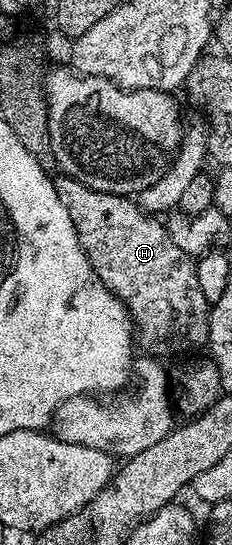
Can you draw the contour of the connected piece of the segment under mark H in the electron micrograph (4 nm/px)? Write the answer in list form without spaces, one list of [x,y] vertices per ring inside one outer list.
[[[62,174],[60,178],[61,180],[58,178],[55,183],[59,201],[63,201],[63,209],[67,209],[67,213],[71,213],[71,221],[75,225],[75,233],[79,237],[79,245],[84,249],[85,255],[89,258],[89,263],[99,277],[99,281],[103,281],[105,288],[127,309],[129,320],[133,322],[136,346],[140,348],[140,350],[142,347],[142,349],[145,350],[142,352],[148,353],[153,357],[162,357],[161,355],[181,355],[184,351],[195,350],[196,347],[204,348],[209,342],[209,309],[211,304],[207,301],[207,297],[203,297],[203,293],[199,289],[199,273],[197,272],[197,264],[194,256],[183,253],[183,249],[179,249],[179,245],[175,245],[175,241],[171,241],[166,224],[164,222],[160,223],[160,221],[157,220],[160,218],[140,210],[130,196],[96,191],[87,185],[83,185],[79,181],[75,181],[70,175]]]

